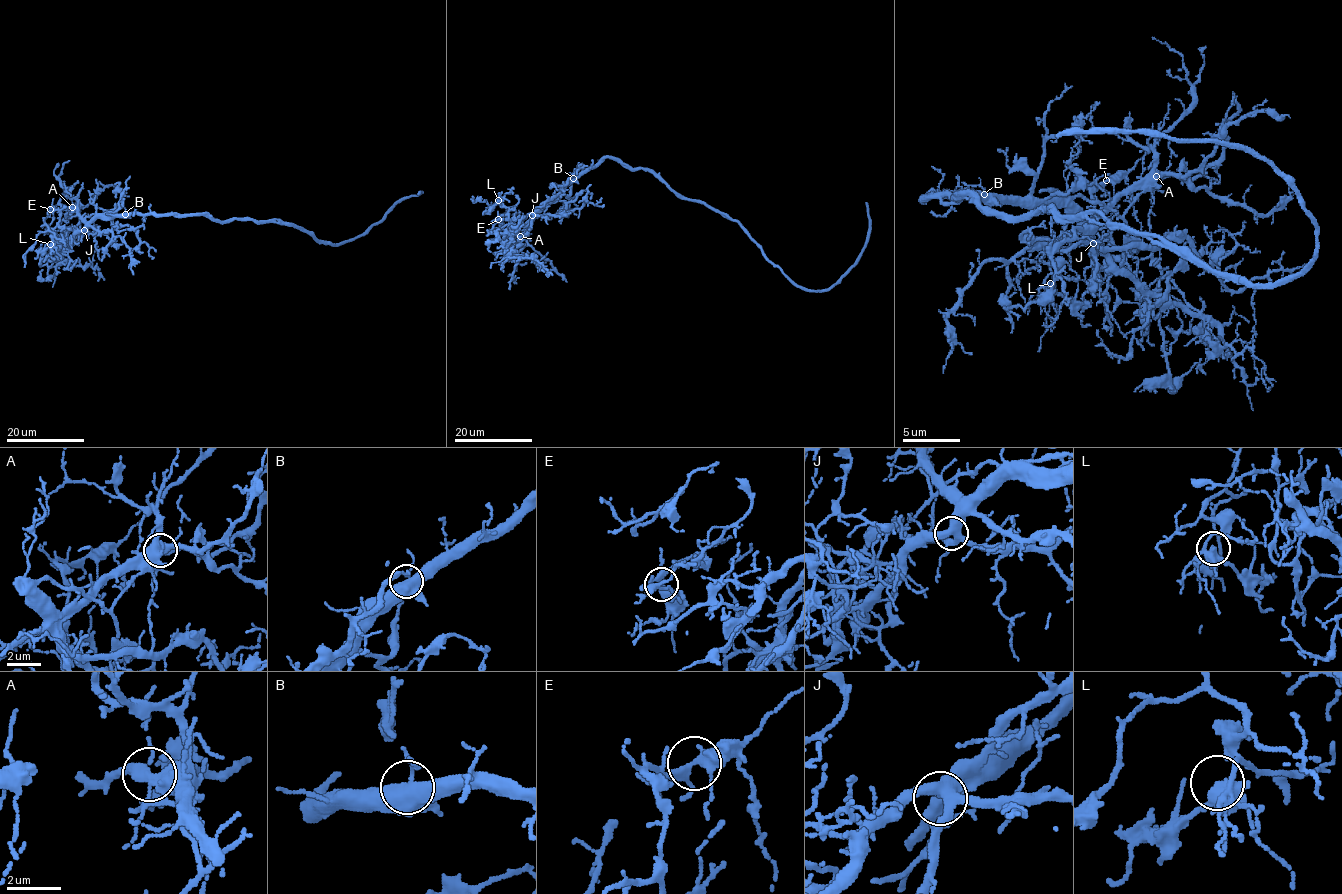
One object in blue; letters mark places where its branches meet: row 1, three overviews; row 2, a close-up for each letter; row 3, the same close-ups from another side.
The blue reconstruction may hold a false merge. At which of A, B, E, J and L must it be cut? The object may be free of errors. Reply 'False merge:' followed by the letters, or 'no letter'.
False merge: A

